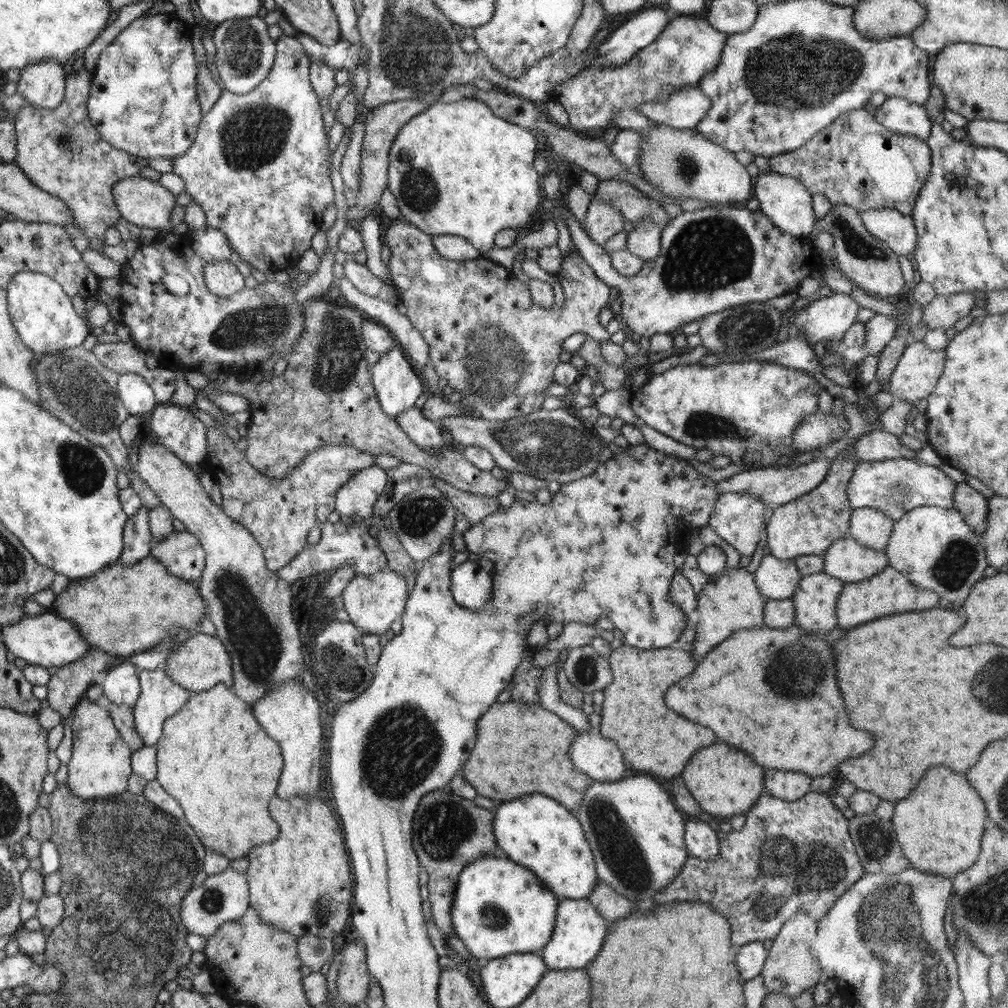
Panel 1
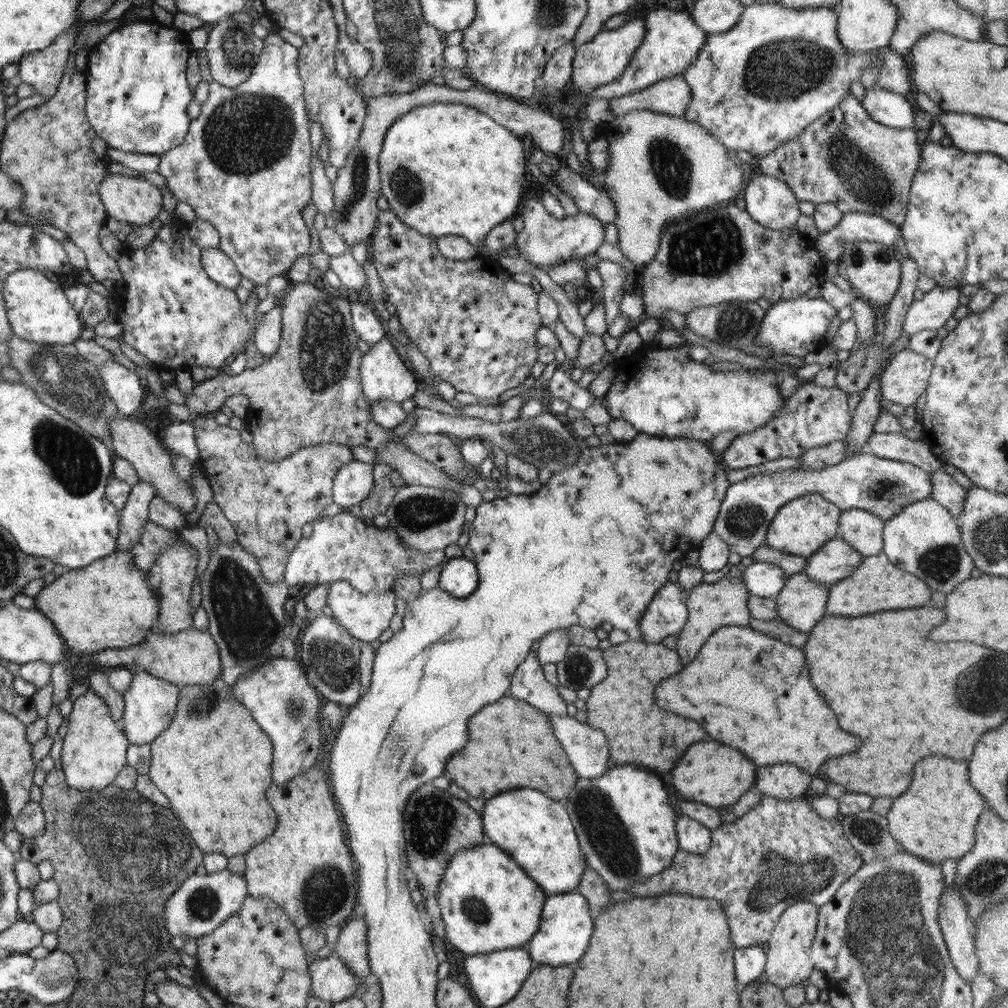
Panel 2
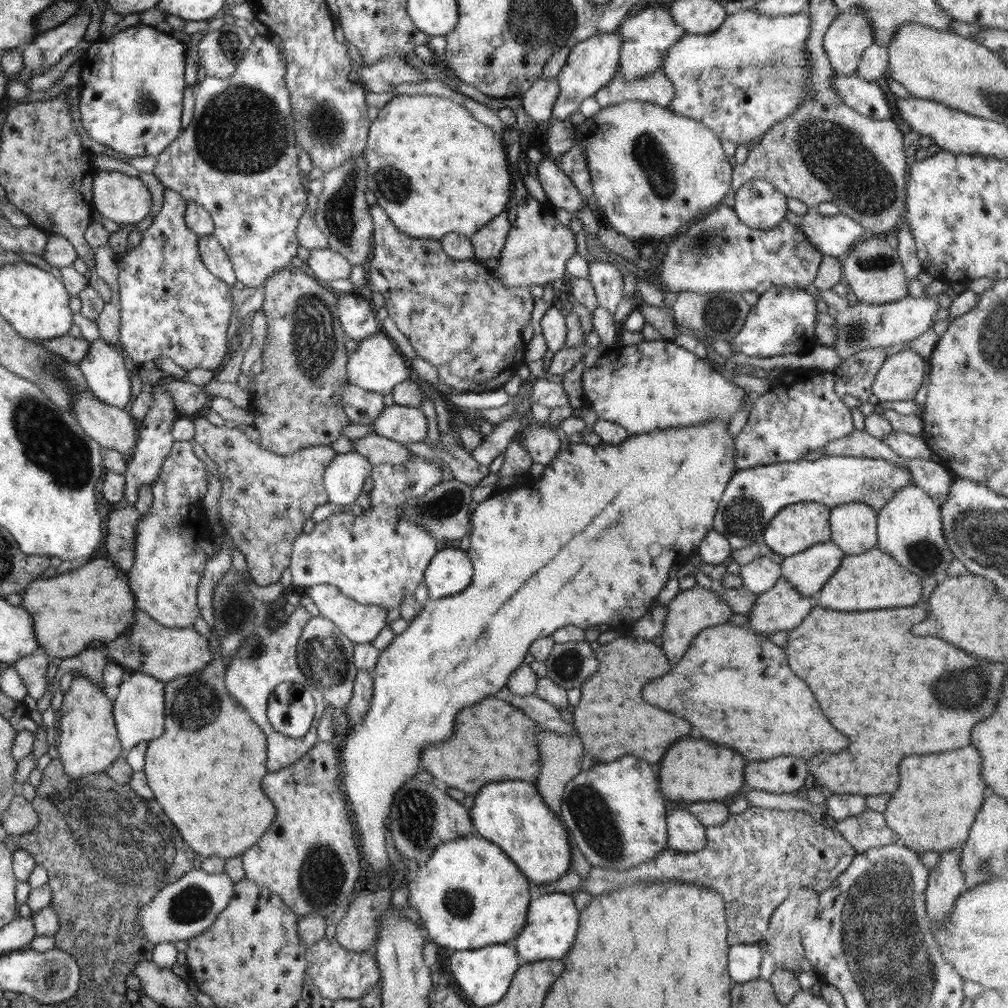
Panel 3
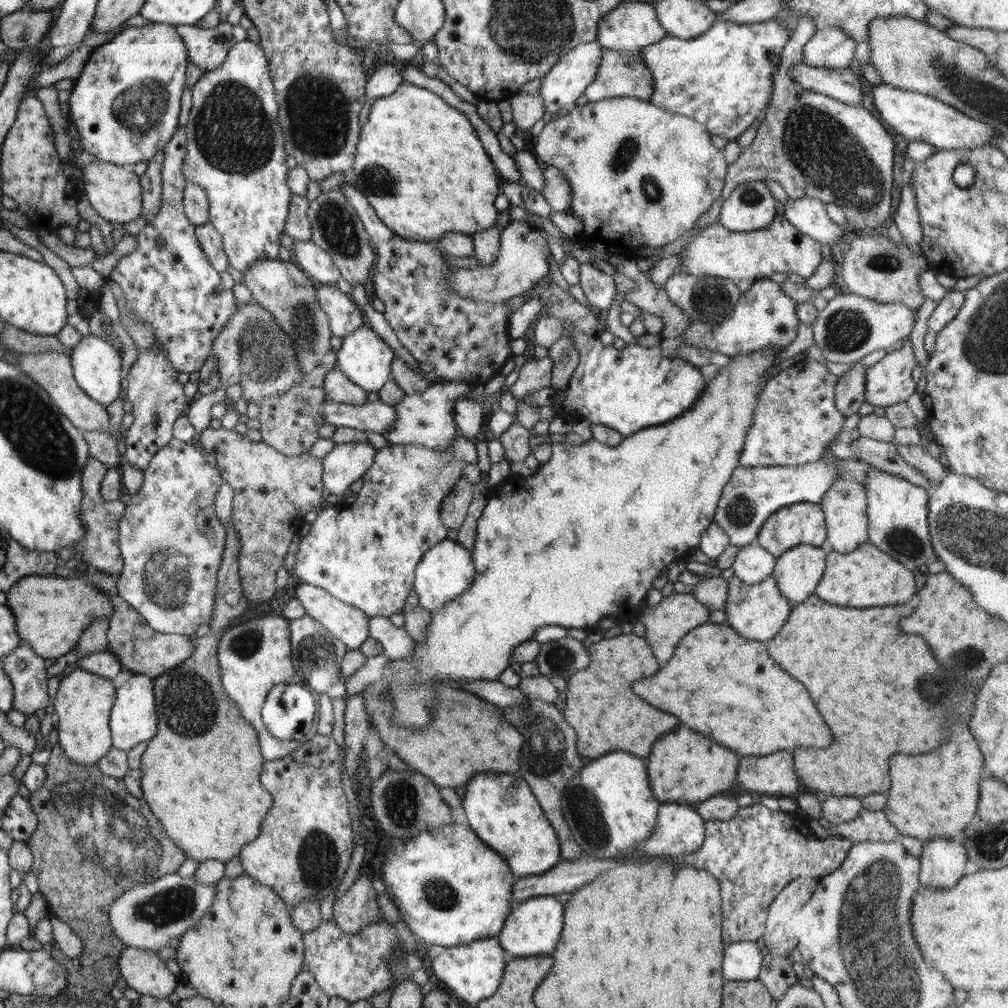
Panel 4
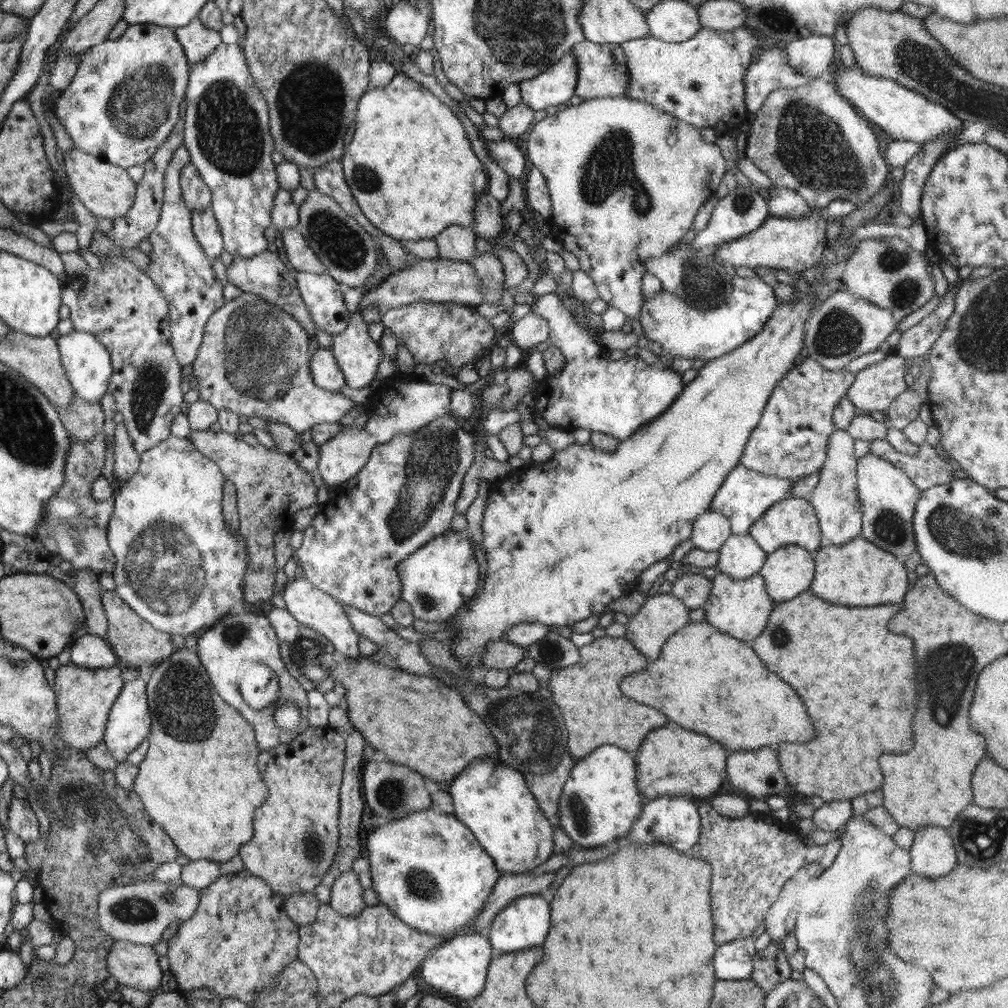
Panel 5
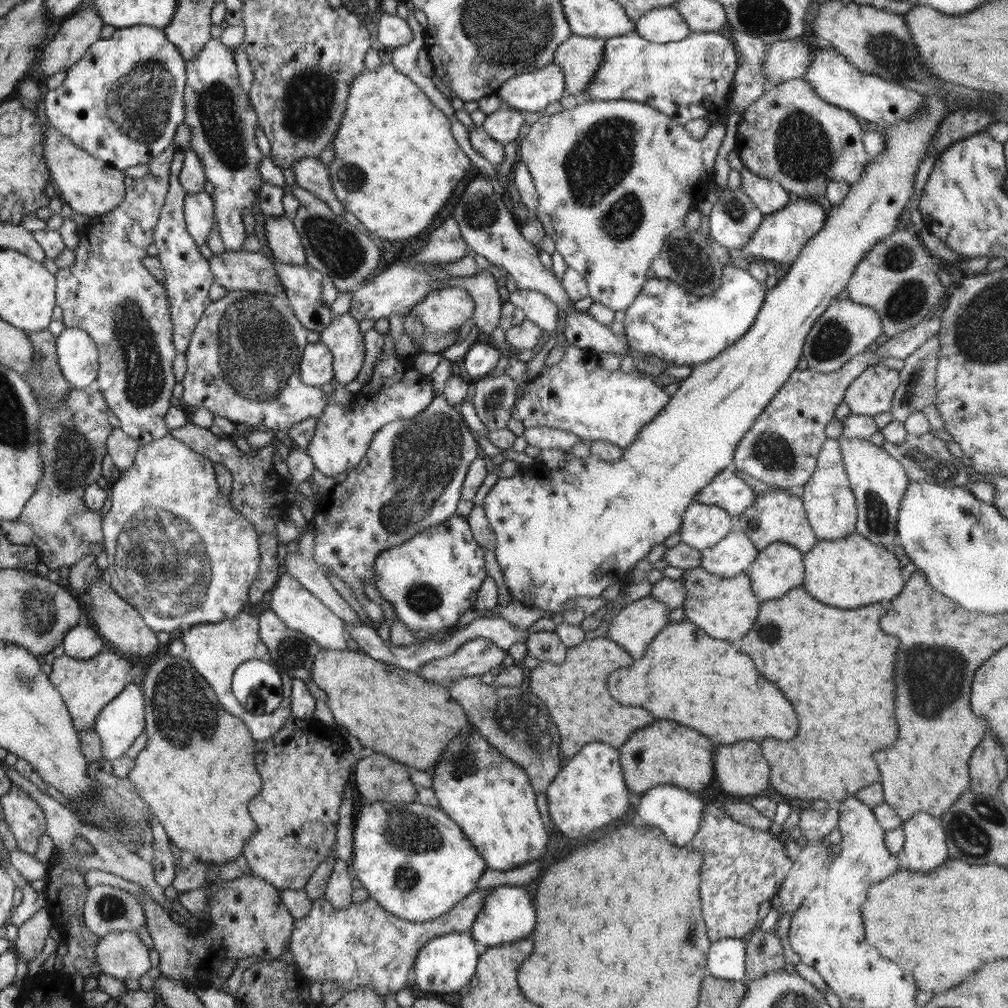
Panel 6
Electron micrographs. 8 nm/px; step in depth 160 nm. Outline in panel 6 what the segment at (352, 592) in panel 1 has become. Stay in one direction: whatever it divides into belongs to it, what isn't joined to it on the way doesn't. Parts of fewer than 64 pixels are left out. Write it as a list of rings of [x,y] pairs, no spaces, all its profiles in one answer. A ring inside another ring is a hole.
[[[288,573],[281,575],[275,582],[271,595],[272,599],[268,602],[269,609],[273,610],[288,628],[309,636],[322,649],[343,651],[347,648],[348,635],[343,627],[344,621],[336,616],[323,602],[320,602],[310,591],[306,590],[293,576]]]

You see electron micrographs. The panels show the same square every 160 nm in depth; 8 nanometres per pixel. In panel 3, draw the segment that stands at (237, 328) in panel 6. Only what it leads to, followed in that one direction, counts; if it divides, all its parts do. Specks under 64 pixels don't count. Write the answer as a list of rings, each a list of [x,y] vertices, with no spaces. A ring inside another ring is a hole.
[[[392,405],[384,407],[369,425],[374,433],[407,445],[426,440],[428,419],[419,408]]]

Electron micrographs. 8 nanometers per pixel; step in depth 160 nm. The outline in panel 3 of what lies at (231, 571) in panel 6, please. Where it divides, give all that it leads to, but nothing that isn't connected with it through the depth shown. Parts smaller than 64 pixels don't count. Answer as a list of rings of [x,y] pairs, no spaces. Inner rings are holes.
[[[174,441],[171,451],[168,456],[164,459],[162,464],[162,472],[158,473],[156,480],[151,484],[151,491],[153,499],[151,507],[147,513],[144,513],[135,526],[135,545],[133,546],[134,560],[132,568],[127,572],[127,581],[131,588],[132,594],[134,595],[135,608],[142,612],[147,612],[157,623],[160,623],[165,627],[176,627],[176,628],[188,628],[192,627],[196,618],[200,615],[200,609],[196,605],[196,592],[198,592],[198,585],[200,579],[204,574],[204,568],[206,563],[214,556],[214,546],[212,541],[215,540],[211,530],[211,523],[204,517],[202,500],[206,496],[208,490],[207,471],[205,464],[199,459],[199,456],[194,452],[194,448],[190,444],[190,441]]]

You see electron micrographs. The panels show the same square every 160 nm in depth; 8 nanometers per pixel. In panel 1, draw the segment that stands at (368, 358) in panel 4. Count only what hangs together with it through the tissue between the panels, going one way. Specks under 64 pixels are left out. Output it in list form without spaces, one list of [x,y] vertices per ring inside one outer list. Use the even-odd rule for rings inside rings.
[[[398,344],[381,355],[372,366],[371,377],[382,410],[392,418],[414,407],[414,402],[424,392],[424,379]]]

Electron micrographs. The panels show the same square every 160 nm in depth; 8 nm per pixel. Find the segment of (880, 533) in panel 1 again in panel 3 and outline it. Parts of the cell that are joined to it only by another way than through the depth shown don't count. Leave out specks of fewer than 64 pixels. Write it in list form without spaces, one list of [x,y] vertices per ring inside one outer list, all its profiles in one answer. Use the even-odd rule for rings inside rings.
[[[851,502],[831,507],[829,523],[831,526],[830,542],[841,548],[846,555],[857,555],[876,547],[877,537],[877,512],[863,502]]]

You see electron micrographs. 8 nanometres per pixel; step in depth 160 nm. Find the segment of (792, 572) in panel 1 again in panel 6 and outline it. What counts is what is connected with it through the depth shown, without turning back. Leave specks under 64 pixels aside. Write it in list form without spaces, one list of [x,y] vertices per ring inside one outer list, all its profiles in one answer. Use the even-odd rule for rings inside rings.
[[[733,529],[710,548],[703,548],[700,567],[712,574],[733,577],[746,573],[758,549],[742,531]]]

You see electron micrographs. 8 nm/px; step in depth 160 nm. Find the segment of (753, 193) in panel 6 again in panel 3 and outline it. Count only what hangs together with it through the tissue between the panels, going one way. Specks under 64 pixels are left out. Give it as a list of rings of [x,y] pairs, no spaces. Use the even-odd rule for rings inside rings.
[[[813,207],[804,214],[800,228],[820,254],[836,258],[848,252],[862,236],[870,235],[862,225],[844,214],[822,216]]]

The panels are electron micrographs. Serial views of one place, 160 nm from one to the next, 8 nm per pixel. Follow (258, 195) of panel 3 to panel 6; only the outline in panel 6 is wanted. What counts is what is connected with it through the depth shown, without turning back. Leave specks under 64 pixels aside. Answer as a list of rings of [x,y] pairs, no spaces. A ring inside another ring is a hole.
[[[210,39],[205,45],[204,48],[196,55],[192,60],[185,61],[186,63],[186,86],[183,94],[185,102],[185,117],[183,122],[188,124],[191,134],[191,149],[196,153],[196,156],[200,157],[200,162],[202,163],[205,177],[207,181],[212,184],[214,187],[214,193],[211,195],[213,204],[215,205],[215,218],[216,223],[218,224],[218,231],[220,232],[220,237],[222,237],[224,247],[226,251],[240,251],[244,246],[244,240],[247,237],[246,230],[243,224],[243,212],[248,209],[250,212],[253,211],[254,204],[256,199],[258,200],[258,194],[260,194],[260,188],[262,188],[263,178],[258,170],[259,160],[263,157],[260,153],[256,141],[255,128],[257,125],[257,116],[255,110],[253,109],[252,103],[250,102],[249,96],[244,93],[244,89],[240,87],[238,81],[238,72],[236,71],[236,63],[234,61],[234,53],[231,49],[226,47],[218,39]]]

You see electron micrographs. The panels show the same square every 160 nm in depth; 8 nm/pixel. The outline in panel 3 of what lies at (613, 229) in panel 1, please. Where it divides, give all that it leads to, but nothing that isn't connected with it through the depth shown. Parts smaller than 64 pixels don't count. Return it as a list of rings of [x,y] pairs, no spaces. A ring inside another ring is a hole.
[[[530,194],[516,206],[518,215],[512,224],[504,250],[500,254],[500,266],[493,275],[506,288],[544,286],[559,279],[566,279],[564,271],[570,256],[578,254],[582,245],[582,235],[574,235],[567,222],[556,219],[549,208],[538,203]]]

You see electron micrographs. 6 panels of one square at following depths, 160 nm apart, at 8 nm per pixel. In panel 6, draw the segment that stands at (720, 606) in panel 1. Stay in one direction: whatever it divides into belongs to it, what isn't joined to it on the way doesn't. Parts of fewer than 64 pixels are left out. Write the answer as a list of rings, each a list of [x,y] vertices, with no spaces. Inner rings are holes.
[[[642,597],[626,605],[609,621],[605,636],[619,644],[632,658],[639,659],[656,633],[670,623],[671,610],[655,598]]]

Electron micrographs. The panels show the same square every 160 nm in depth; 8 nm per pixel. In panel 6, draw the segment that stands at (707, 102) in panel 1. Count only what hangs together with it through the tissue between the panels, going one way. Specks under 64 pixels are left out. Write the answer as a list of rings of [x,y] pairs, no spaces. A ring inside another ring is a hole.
[[[572,33],[568,40],[558,45],[553,56],[553,63],[561,68],[565,76],[565,93],[573,94],[578,100],[587,100],[587,86],[591,83],[593,76],[596,74],[597,68],[600,66],[604,56],[605,39],[597,39],[596,37],[586,38]]]

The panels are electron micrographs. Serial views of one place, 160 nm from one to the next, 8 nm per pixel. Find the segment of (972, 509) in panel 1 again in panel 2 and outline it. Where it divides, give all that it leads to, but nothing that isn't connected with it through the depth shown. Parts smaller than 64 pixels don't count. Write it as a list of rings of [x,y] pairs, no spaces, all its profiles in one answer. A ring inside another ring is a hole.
[[[936,470],[929,474],[931,480],[930,498],[947,508],[954,518],[958,518],[967,490],[944,470]]]

